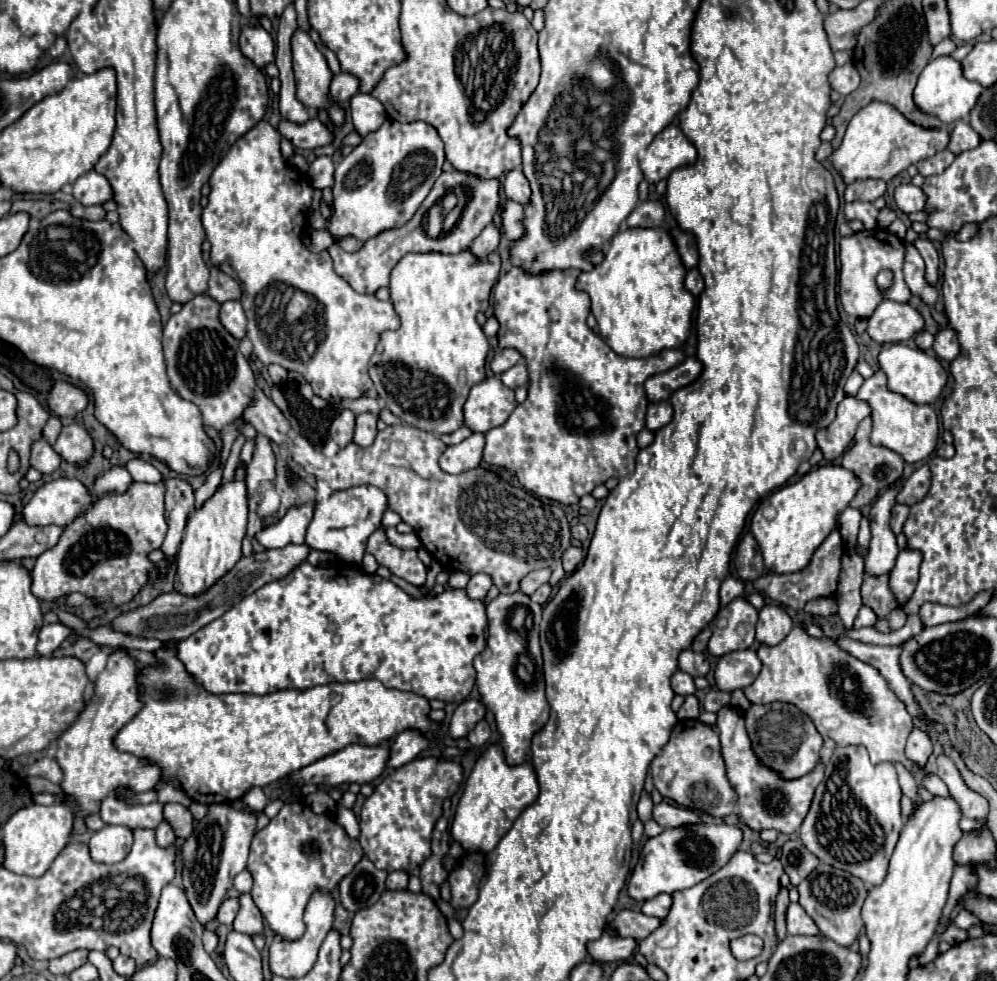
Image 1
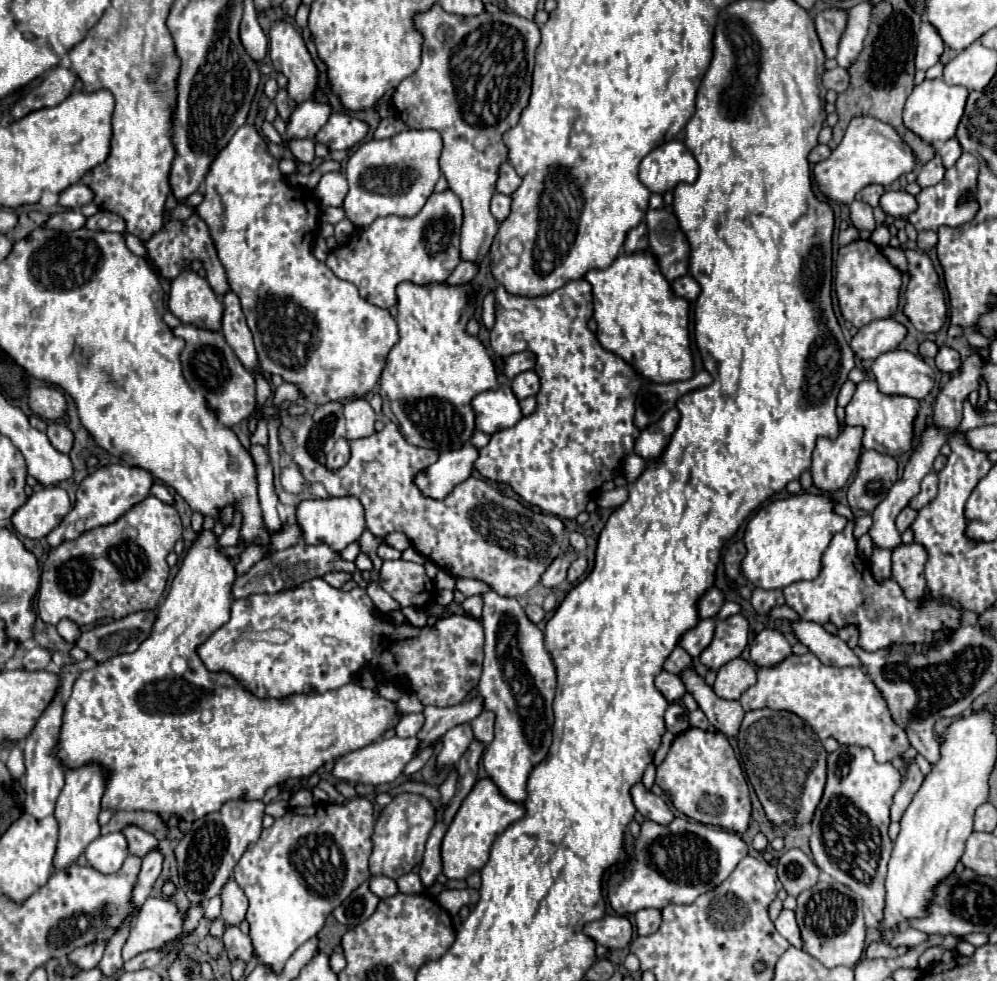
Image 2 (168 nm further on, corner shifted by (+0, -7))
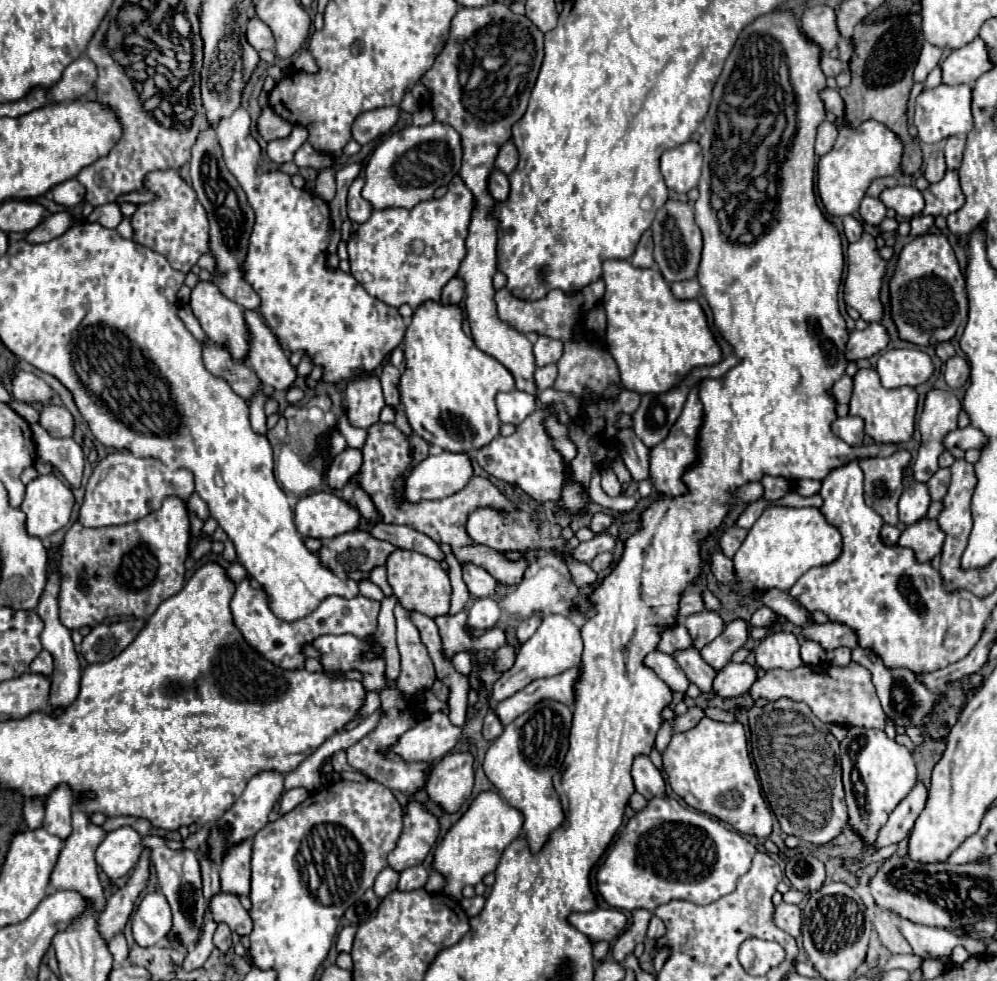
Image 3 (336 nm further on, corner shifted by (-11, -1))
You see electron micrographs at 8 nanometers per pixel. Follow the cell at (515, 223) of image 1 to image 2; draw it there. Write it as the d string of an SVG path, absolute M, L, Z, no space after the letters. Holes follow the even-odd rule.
M494 193L490 209L492 209L492 215L496 217L498 223L500 223L500 219L504 219L504 215L508 215L510 203L512 203L512 199L510 199L508 195L504 195L504 193Z

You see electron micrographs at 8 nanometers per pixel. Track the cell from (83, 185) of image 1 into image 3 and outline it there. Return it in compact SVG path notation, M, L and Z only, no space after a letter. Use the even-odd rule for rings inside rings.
M69 179L65 183L59 183L51 189L53 193L53 199L59 203L59 205L65 205L65 207L73 207L73 205L79 205L83 203L83 185L79 185L77 179Z

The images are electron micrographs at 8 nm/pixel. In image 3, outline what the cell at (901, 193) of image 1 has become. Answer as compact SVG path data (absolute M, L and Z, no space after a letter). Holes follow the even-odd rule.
M897 185L897 187L885 189L879 195L879 199L885 203L885 207L891 207L899 217L915 217L925 207L921 191L913 185L909 185L909 187Z

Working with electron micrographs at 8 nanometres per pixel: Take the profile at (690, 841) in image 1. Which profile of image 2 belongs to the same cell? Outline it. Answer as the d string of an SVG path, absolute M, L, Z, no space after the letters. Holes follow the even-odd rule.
M674 817L668 825L644 819L640 835L634 841L634 859L608 873L604 893L618 915L630 915L638 909L664 909L670 903L690 905L702 893L716 889L746 857L746 843L730 831L716 829L686 817Z

